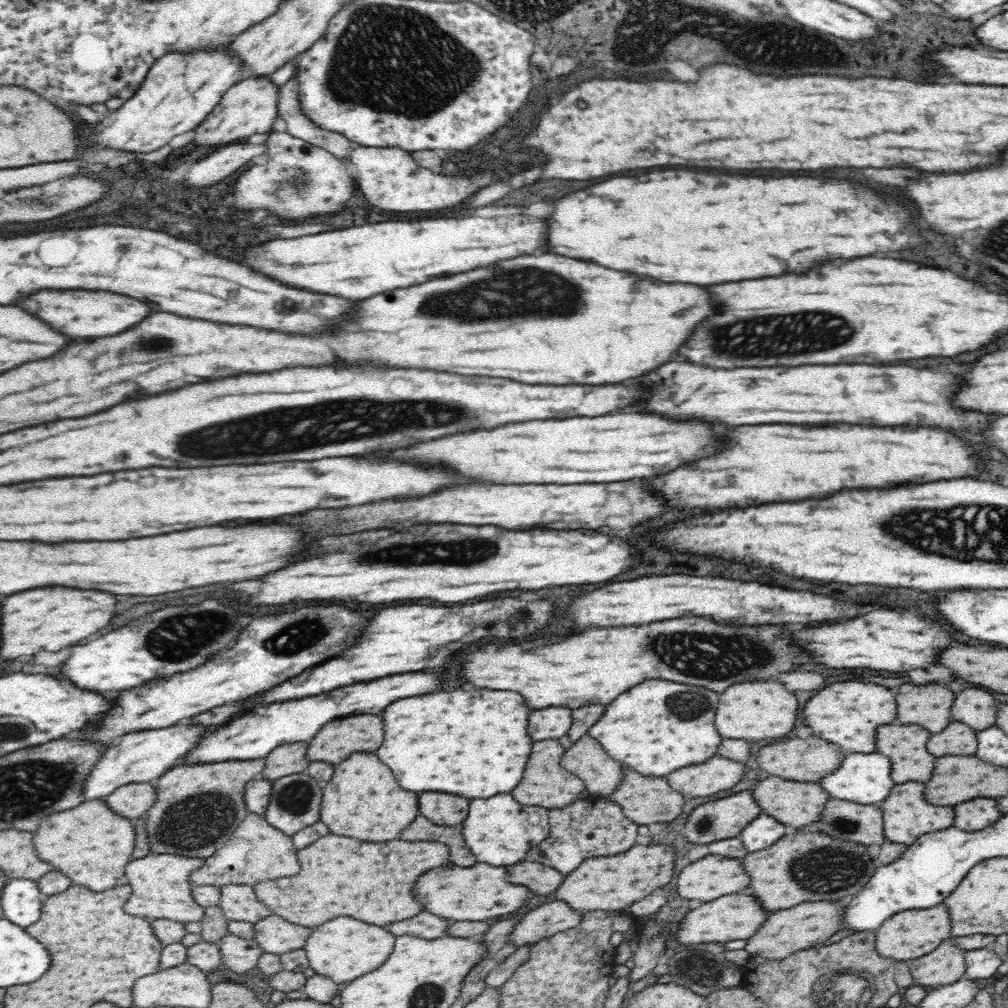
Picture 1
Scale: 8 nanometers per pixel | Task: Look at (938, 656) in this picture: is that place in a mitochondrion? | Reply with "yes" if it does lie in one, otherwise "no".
no

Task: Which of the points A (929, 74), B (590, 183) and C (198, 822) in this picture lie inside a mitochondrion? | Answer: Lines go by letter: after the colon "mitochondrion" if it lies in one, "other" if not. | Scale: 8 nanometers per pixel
A: other
B: other
C: mitochondrion

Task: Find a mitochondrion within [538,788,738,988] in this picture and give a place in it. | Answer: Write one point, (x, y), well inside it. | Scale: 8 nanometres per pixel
(699, 968)

